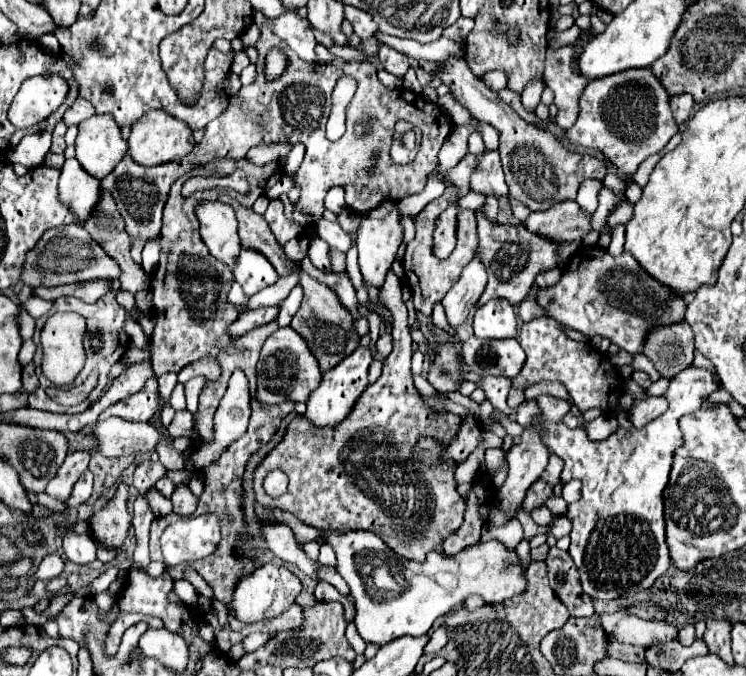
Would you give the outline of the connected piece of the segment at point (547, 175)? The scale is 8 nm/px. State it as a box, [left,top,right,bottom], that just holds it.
[438,58,606,212]

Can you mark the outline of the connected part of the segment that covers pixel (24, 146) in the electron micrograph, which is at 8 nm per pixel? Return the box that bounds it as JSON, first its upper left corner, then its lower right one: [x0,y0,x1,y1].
[6,132,52,170]

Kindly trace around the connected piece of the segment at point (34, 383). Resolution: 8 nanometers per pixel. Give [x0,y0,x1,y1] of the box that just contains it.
[22,362,38,392]

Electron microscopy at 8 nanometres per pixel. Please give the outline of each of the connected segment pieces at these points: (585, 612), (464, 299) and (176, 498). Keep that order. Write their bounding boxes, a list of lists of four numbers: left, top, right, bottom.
[[546,546,594,618],[442,256,486,330],[172,484,198,516]]

